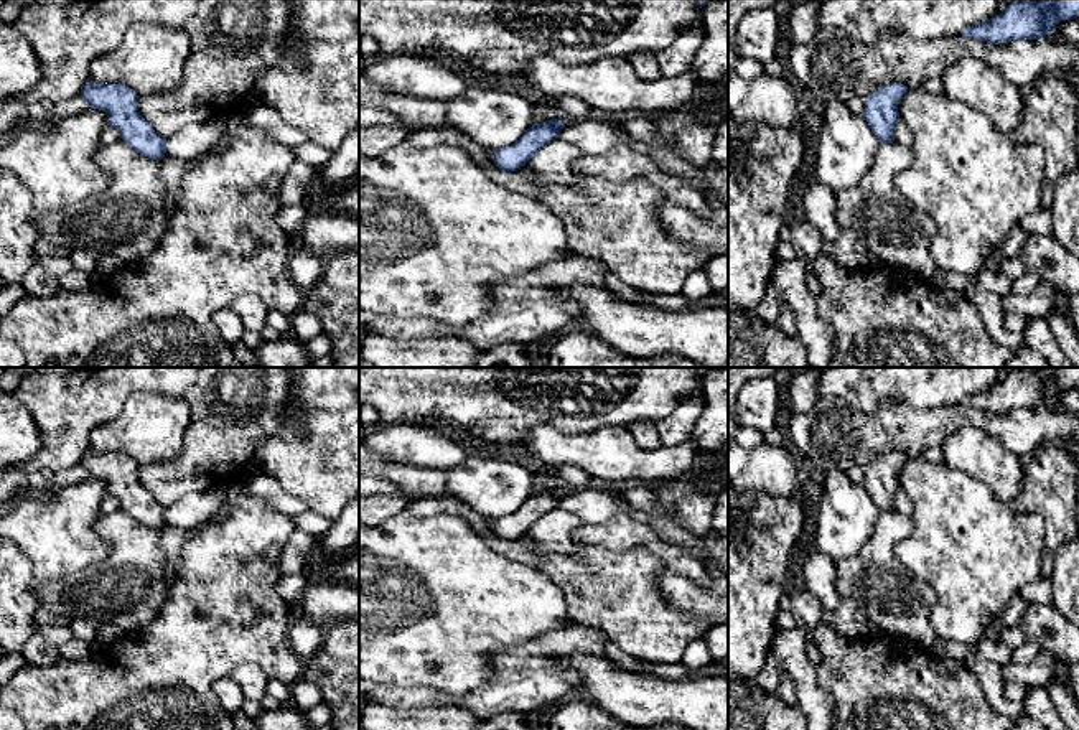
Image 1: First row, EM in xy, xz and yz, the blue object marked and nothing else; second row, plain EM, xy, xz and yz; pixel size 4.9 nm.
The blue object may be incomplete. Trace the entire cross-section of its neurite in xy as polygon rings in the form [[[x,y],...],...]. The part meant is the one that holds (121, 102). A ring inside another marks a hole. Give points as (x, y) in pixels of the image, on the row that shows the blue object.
[[[87,79],[79,94],[91,109],[107,114],[107,125],[115,127],[120,138],[137,153],[153,160],[163,160],[166,138],[153,132],[152,125],[138,112],[138,96],[125,84],[96,84]]]

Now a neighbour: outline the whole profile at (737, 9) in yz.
[[[728,0],[728,76],[733,74],[733,64],[740,58],[736,48],[736,28],[741,18],[753,10],[776,8],[781,0]]]

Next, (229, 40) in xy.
[[[199,0],[183,26],[189,36],[183,79],[163,92],[140,96],[138,112],[165,138],[189,124],[226,120],[245,105],[254,76],[277,63],[290,20],[287,0]]]

